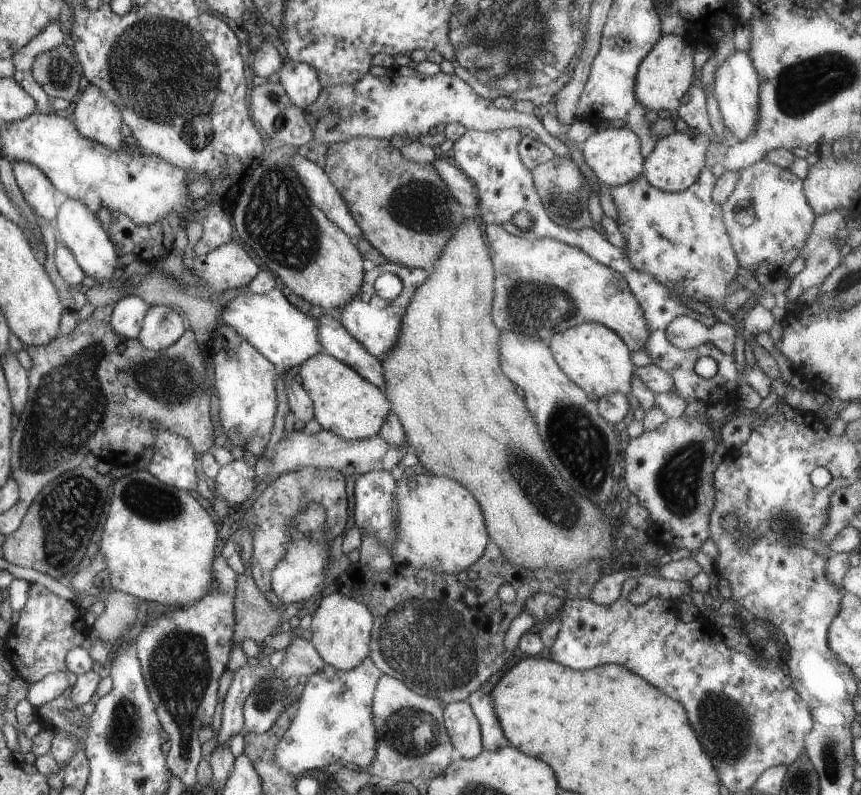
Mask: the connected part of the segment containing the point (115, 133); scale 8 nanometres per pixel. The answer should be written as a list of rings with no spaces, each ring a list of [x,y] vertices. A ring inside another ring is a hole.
[[[87,85],[80,94],[71,120],[77,132],[111,150],[120,148],[123,114],[95,85]]]

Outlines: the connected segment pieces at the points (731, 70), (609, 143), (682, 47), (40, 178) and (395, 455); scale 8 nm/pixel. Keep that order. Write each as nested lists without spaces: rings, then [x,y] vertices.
[[[736,51],[731,57],[717,68],[711,84],[713,98],[723,119],[724,128],[731,132],[731,141],[745,140],[754,131],[758,117],[758,86],[759,77],[755,72],[748,54]]]
[[[598,127],[581,145],[585,164],[593,171],[596,180],[607,187],[622,185],[642,174],[643,158],[640,153],[639,137],[625,127]]]
[[[661,34],[653,48],[642,58],[634,80],[634,95],[645,110],[656,110],[665,115],[675,110],[679,98],[687,93],[693,80],[694,47],[687,44],[683,37],[672,34]]]
[[[11,161],[12,173],[22,197],[35,212],[44,219],[53,222],[57,212],[55,206],[56,187],[34,164],[27,161]]]
[[[320,429],[314,435],[306,435],[302,430],[294,430],[293,434],[289,437],[283,433],[281,439],[275,444],[273,454],[271,454],[271,468],[267,468],[265,458],[259,456],[255,468],[252,469],[256,476],[256,484],[266,480],[266,478],[271,478],[271,476],[275,477],[284,470],[303,470],[307,467],[315,467],[320,469],[333,469],[341,472],[341,469],[349,466],[349,464],[354,468],[353,475],[357,477],[367,471],[389,471],[409,452],[407,440],[400,447],[394,447],[387,444],[378,434],[361,440],[345,440],[323,429]]]

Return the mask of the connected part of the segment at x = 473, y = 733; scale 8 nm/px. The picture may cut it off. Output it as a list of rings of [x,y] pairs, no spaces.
[[[467,701],[443,704],[442,717],[450,743],[463,759],[472,759],[484,749],[479,723]]]

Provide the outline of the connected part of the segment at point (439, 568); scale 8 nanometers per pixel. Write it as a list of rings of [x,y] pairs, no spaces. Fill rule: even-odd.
[[[416,470],[396,482],[394,497],[396,513],[392,529],[395,536],[390,555],[396,565],[453,574],[483,554],[489,540],[481,507],[457,481]]]

